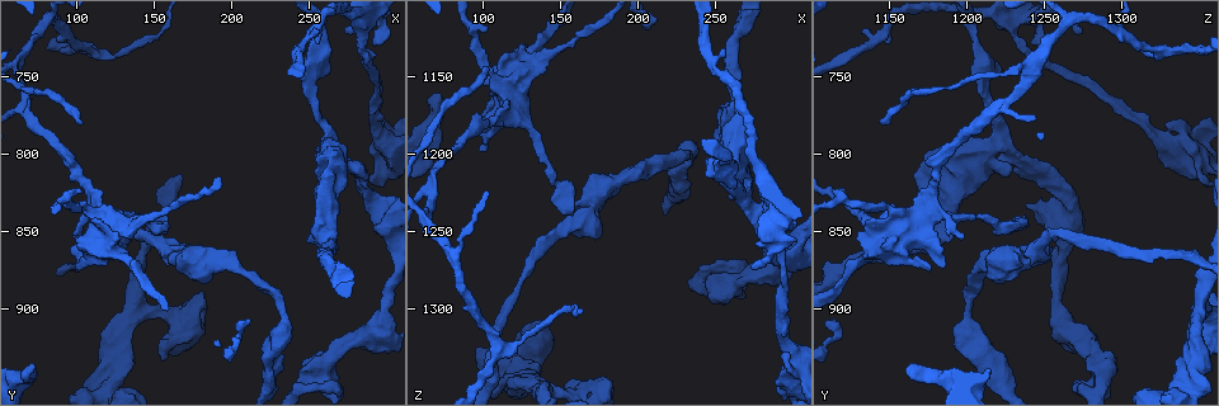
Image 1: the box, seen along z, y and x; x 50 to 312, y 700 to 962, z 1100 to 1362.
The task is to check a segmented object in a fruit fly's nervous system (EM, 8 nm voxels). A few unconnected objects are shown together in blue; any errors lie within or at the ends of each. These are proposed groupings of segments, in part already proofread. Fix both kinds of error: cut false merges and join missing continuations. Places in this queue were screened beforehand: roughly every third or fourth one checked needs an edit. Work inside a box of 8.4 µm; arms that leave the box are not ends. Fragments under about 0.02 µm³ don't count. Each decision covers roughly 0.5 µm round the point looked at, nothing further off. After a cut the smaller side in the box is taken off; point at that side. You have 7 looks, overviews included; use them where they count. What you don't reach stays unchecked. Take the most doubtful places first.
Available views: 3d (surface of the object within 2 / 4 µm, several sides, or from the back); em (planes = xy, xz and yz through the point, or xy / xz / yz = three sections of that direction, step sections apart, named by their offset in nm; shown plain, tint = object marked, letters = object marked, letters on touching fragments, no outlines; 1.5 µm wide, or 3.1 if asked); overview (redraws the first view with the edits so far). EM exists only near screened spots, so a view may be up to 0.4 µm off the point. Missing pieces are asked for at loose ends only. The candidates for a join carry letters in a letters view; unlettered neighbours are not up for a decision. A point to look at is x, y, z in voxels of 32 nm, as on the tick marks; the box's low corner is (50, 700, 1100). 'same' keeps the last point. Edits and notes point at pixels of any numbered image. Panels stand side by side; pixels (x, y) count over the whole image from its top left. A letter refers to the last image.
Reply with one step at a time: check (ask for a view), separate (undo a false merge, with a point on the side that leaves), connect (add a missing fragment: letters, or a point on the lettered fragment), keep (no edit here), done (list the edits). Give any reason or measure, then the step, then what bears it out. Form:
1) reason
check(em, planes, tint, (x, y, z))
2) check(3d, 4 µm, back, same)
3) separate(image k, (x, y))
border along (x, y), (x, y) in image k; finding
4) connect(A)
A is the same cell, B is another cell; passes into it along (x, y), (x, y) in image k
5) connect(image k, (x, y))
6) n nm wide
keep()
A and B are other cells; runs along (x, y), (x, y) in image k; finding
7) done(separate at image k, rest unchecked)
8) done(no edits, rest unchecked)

branch stops here
check(em, planes, letters, (70, 938, 1160))

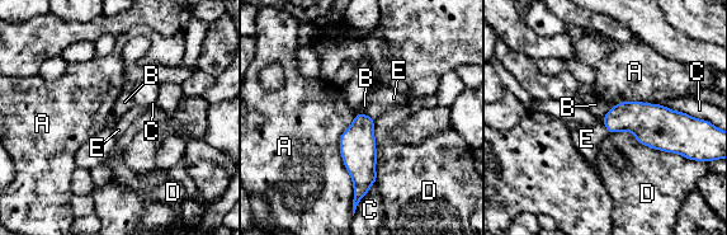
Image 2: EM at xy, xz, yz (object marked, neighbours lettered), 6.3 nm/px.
keep()
A, B, C, D and E are other cells; border along (612, 108), (603, 120) in image 2; no lettered fragment goes on from it

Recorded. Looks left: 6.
an open end
check(em, xz, step 8, tint, (102, 778, 1146))

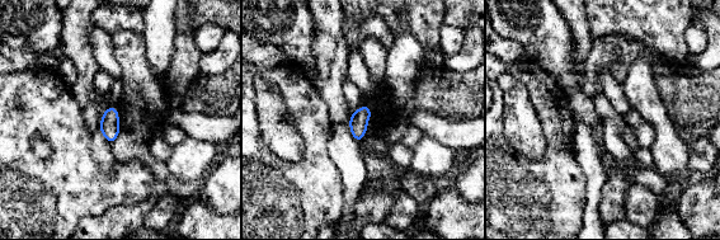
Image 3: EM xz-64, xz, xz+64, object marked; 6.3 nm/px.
another direction
check(em, planes, letters, same)

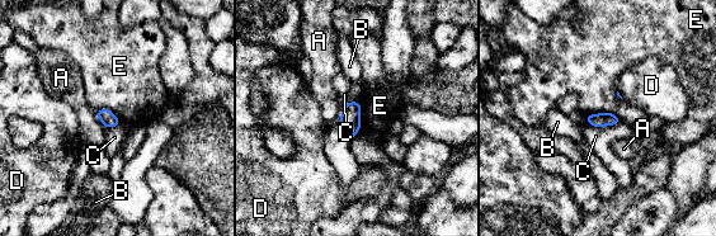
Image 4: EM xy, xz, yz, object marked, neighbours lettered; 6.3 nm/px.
keep()
A, B, C, D and E are other cells; border along (359, 102), (359, 131), (351, 140) in image 4; none of them fits

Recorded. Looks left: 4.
three-way junction
check(em, planes, tint, (266, 796, 1226))

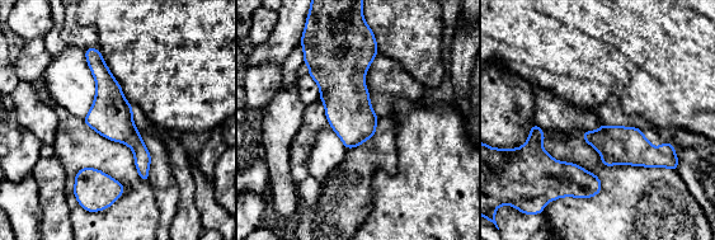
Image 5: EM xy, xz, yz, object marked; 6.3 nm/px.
what lies round it
check(em, planes, letters, same)

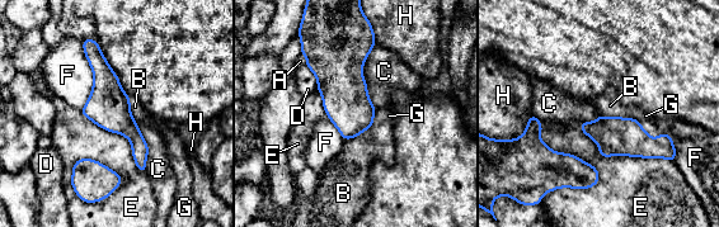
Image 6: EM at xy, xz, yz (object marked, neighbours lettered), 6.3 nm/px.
keep()
A, B, C, D, E, F, G and H are other cells; border along (376, 110), (369, 128), (344, 141) in image 6; all the same cell

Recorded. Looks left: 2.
done(no edits, rest unchecked)

